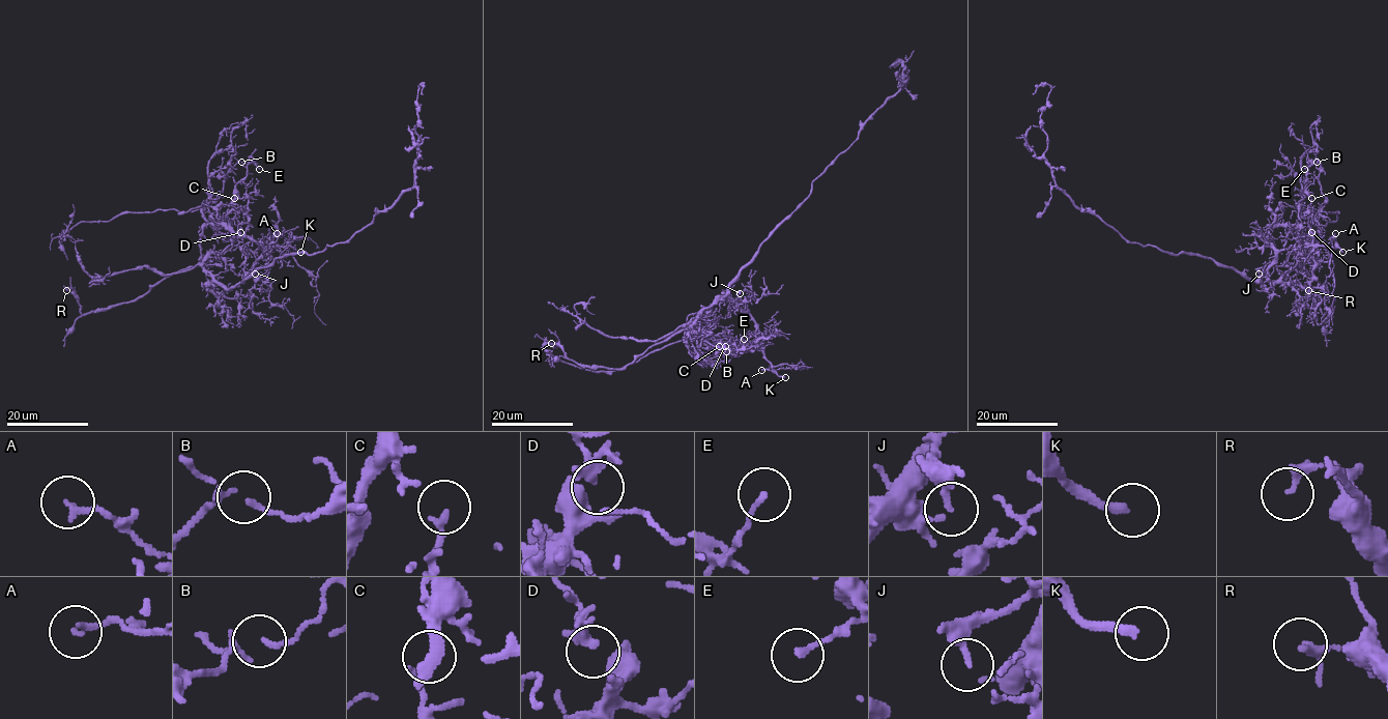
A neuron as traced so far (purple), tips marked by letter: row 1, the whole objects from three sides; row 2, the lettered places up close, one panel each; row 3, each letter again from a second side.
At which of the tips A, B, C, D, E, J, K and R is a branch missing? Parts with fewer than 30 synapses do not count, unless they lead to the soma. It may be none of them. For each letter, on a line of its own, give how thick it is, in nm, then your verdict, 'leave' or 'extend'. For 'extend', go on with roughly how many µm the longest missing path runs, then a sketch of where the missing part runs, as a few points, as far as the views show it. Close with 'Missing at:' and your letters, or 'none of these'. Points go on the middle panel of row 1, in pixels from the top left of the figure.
A: 160 nm | leave
B: 100 nm | leave
C: 130 nm | leave
D: 180 nm | leave
E: 150 nm | leave
J: 200 nm | leave
K: 240 nm | extend | 120 µm
R: 170 nm | leave
Missing at: K

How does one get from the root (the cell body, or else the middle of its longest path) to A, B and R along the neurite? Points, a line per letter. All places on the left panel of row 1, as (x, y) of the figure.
A: (261, 268), (243, 279), (266, 250), (288, 247), (288, 241), (277, 233)
B: (261, 268), (243, 279), (262, 250), (223, 223), (232, 207), (235, 187), (247, 175), (248, 164), (241, 162)
R: (261, 268), (226, 288), (202, 267), (191, 266), (131, 302), (85, 314), (75, 291), (66, 290)

